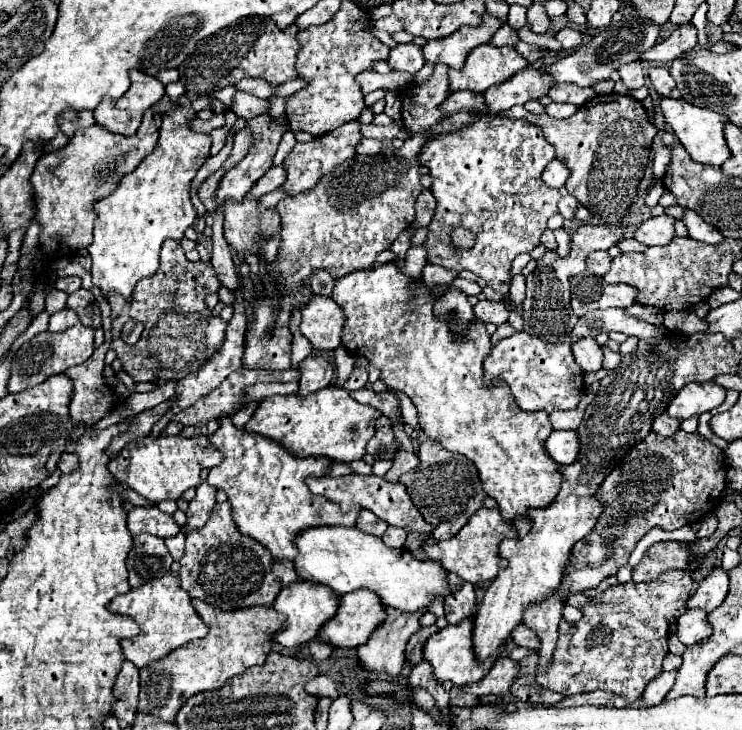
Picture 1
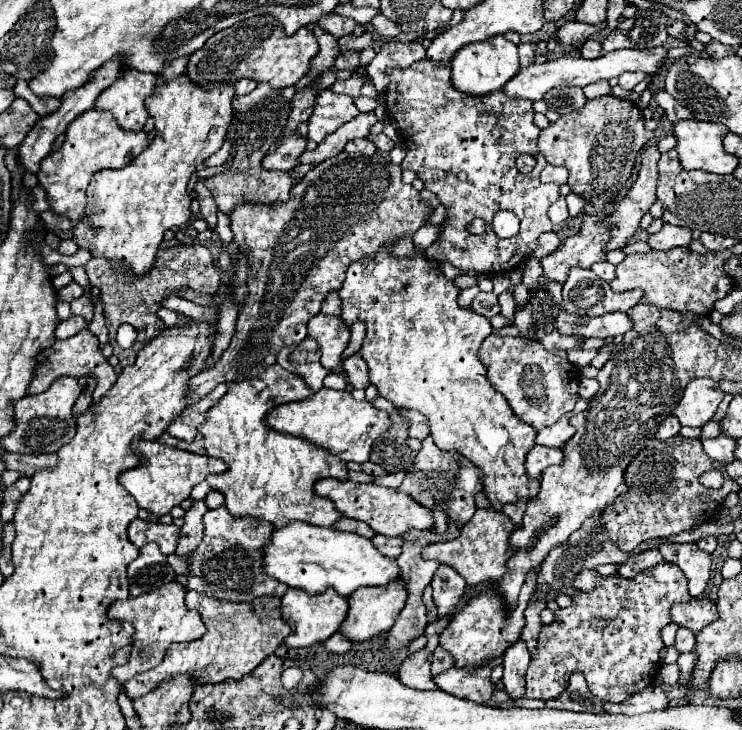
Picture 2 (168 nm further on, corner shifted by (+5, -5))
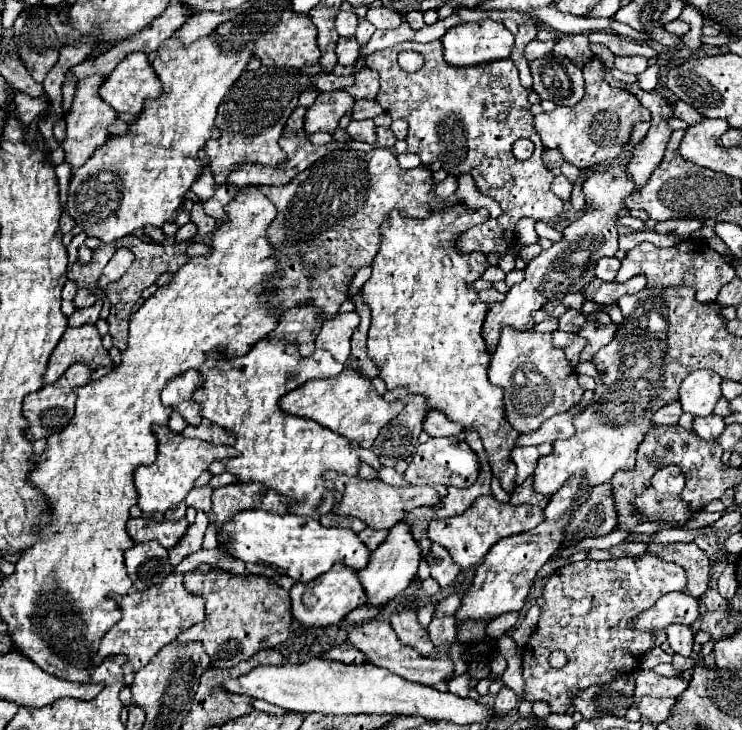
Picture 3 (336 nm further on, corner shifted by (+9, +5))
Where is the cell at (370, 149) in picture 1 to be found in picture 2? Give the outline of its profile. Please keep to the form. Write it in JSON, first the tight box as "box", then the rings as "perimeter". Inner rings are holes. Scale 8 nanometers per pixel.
{"box":[344,138,376,156],"perimeter":[[[356,138],[356,140],[350,140],[344,150],[350,152],[350,154],[352,154],[352,152],[360,152],[360,154],[364,154],[364,156],[370,156],[370,154],[376,152],[376,146],[374,146],[368,138]]]}

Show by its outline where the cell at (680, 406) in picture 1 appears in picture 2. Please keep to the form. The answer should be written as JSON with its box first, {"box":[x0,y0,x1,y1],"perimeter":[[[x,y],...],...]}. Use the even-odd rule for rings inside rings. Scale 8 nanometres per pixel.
{"box":[674,378,724,426],"perimeter":[[[694,378],[674,408],[674,416],[682,426],[704,426],[712,420],[718,404],[722,402],[724,392],[718,388],[716,380],[710,378]]]}

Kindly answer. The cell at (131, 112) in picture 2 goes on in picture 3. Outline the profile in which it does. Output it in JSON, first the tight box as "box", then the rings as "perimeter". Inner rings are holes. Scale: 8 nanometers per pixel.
{"box":[100,54,160,116],"perimeter":[[[128,54],[128,58],[124,58],[116,70],[112,70],[110,76],[106,76],[106,80],[100,86],[100,96],[120,114],[128,112],[132,116],[138,116],[142,112],[142,104],[146,98],[156,98],[160,96],[160,80],[154,74],[152,66],[148,64],[146,54]]]}

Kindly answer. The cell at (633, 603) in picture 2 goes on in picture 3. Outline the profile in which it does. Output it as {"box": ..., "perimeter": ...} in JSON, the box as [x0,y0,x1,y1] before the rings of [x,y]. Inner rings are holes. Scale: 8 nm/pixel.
{"box":[522,552,686,712],"perimeter":[[[650,552],[636,558],[620,558],[608,562],[596,562],[586,558],[582,562],[572,562],[560,568],[556,574],[548,578],[542,590],[546,604],[542,606],[540,622],[522,652],[522,670],[526,682],[524,698],[530,702],[546,700],[550,702],[552,712],[566,712],[571,706],[574,694],[564,694],[564,692],[608,684],[612,682],[612,678],[618,678],[620,674],[634,674],[638,670],[642,654],[654,648],[654,634],[634,630],[632,622],[644,610],[654,606],[654,602],[660,596],[664,596],[670,590],[684,590],[684,586],[686,586],[684,568],[676,566],[674,562],[666,562],[658,554],[650,554]],[[552,650],[562,650],[568,656],[568,664],[564,668],[556,670],[548,664],[548,656]]]}

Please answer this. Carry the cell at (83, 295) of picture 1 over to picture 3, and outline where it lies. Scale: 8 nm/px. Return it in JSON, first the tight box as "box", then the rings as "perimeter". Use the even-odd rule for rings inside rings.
{"box":[72,288,96,308],"perimeter":[[[82,288],[82,290],[78,290],[78,294],[74,296],[74,300],[72,300],[72,302],[74,302],[74,306],[76,306],[76,308],[88,308],[88,306],[92,306],[92,304],[94,304],[94,300],[96,300],[96,298],[94,298],[94,294],[92,294],[92,292],[88,292],[86,288]]]}

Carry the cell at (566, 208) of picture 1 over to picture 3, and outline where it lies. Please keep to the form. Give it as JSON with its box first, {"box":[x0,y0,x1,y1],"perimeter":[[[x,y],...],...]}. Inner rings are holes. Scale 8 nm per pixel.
{"box":[552,174,572,202],"perimeter":[[[560,174],[560,176],[556,176],[554,182],[552,182],[552,192],[554,192],[560,200],[568,202],[568,200],[570,200],[570,192],[572,192],[572,182],[568,182],[568,180]]]}

